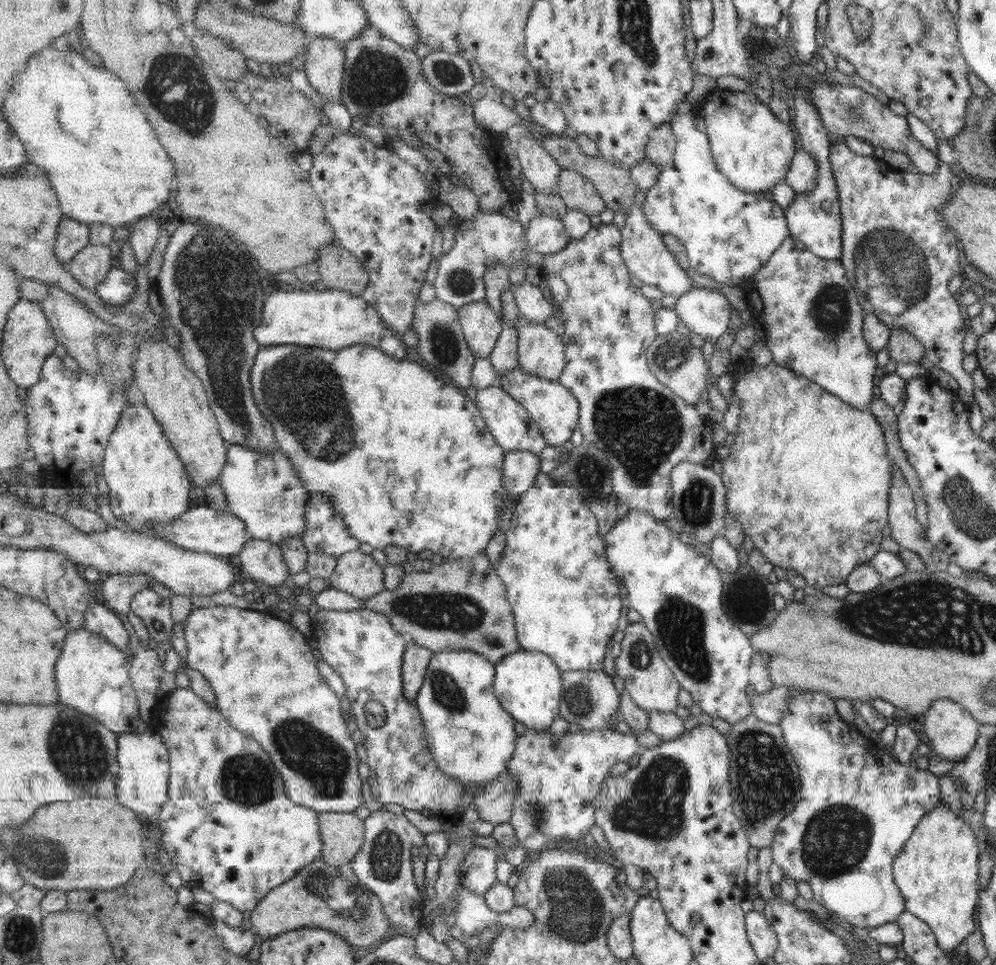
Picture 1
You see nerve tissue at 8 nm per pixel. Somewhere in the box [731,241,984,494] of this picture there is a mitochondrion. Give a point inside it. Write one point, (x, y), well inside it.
(830, 306)

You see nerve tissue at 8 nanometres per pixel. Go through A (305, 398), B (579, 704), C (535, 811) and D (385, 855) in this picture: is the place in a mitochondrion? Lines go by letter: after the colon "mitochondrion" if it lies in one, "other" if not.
A: mitochondrion
B: mitochondrion
C: mitochondrion
D: mitochondrion

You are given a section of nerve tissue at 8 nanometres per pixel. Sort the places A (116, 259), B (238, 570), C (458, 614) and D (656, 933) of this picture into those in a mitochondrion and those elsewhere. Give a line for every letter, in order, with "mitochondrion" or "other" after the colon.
A: other
B: other
C: mitochondrion
D: other

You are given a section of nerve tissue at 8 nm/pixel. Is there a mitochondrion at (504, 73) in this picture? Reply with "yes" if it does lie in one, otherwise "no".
no

